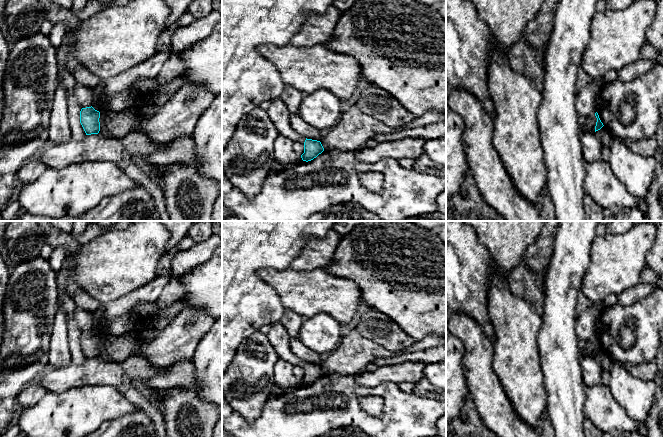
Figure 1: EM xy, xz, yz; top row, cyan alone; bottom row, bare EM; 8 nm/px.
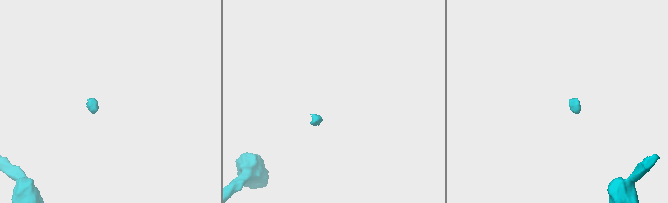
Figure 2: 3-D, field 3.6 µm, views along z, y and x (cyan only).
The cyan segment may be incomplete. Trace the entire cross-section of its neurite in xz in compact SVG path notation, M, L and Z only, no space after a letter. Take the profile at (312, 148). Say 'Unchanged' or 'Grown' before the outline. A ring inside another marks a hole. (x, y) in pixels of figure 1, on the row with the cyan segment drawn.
Grown. M277 98L272 100L267 113L279 135L290 139L292 142L304 144L304 153L301 155L303 161L311 161L324 151L320 141L307 139L291 127L291 113L281 99Z

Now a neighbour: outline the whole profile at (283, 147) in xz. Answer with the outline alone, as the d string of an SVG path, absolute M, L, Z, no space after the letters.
M279 135L275 140L274 154L275 160L279 161L285 167L298 164L302 161L301 156L293 150L293 142L282 135Z

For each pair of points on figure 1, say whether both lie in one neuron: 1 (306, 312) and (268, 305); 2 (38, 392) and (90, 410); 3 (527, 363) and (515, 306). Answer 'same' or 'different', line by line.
1: different
2: different
3: same

